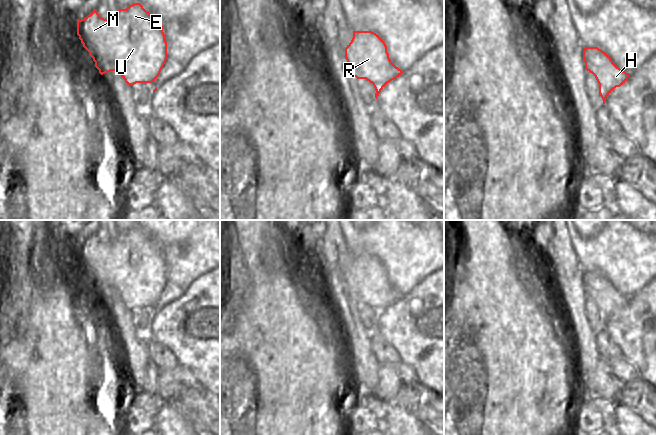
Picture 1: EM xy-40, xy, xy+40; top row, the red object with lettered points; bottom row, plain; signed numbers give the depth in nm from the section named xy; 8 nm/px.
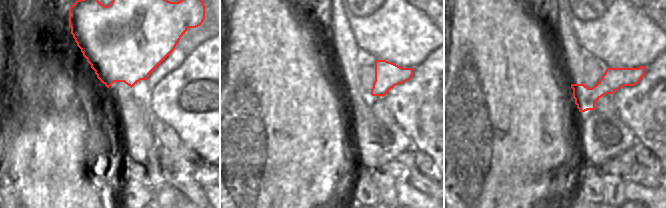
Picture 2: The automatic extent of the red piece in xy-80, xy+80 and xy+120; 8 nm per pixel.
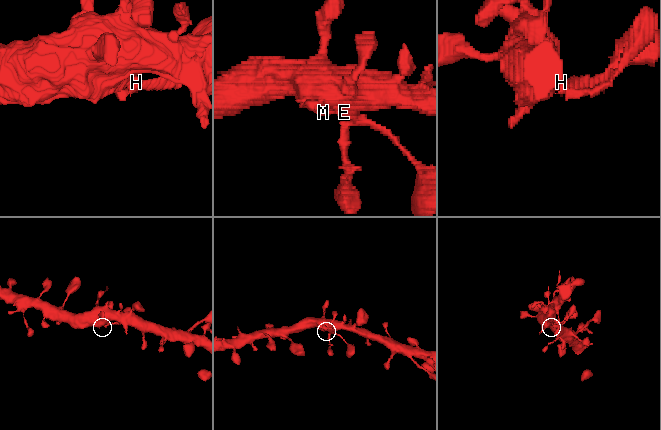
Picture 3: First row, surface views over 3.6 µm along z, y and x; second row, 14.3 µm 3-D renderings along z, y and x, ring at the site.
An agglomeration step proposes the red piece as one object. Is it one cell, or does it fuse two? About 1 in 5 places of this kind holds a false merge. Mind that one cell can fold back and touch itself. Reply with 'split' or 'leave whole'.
leave whole

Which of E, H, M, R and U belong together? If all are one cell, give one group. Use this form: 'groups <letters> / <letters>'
groups E H M R U

